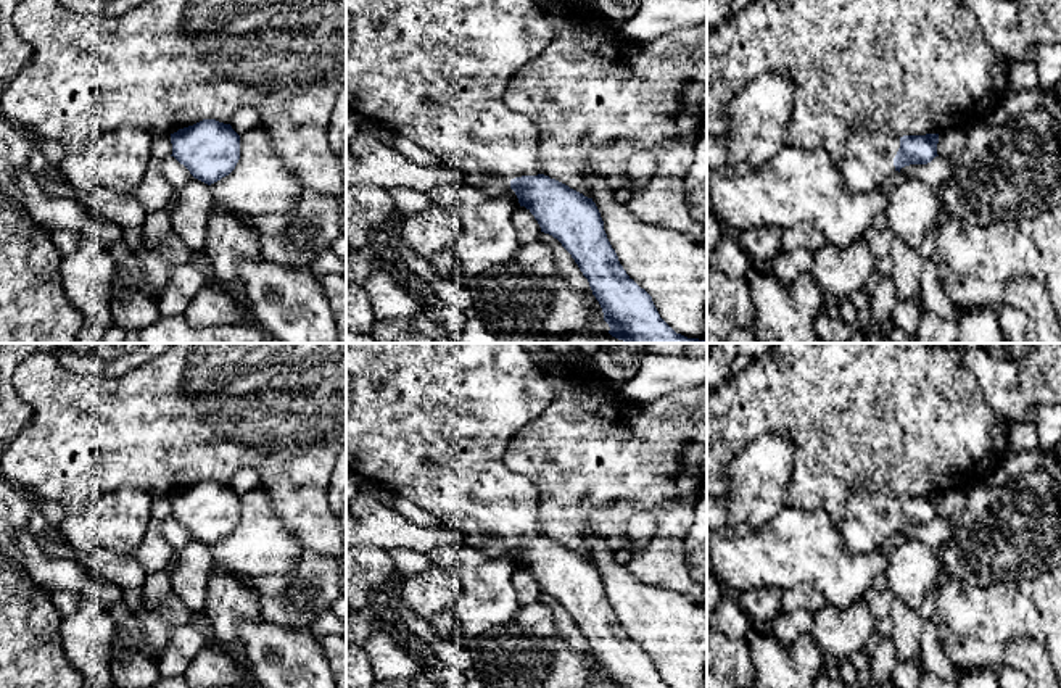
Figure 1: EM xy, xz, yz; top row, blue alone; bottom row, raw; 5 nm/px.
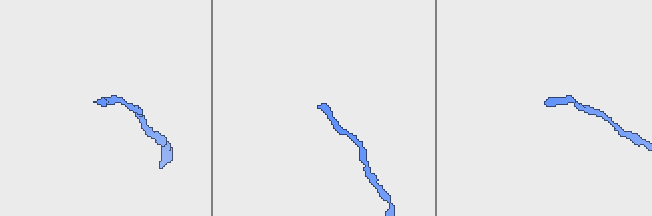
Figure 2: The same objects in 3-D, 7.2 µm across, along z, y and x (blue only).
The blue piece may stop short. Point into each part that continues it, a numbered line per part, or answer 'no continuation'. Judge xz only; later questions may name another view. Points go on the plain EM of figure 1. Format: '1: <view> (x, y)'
1: xz (430, 422)

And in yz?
1: yz (868, 518)

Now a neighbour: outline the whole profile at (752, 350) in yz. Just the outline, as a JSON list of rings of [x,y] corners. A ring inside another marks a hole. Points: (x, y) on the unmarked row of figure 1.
[[[741,343],[741,353],[749,356],[750,361],[763,356],[774,343]]]

